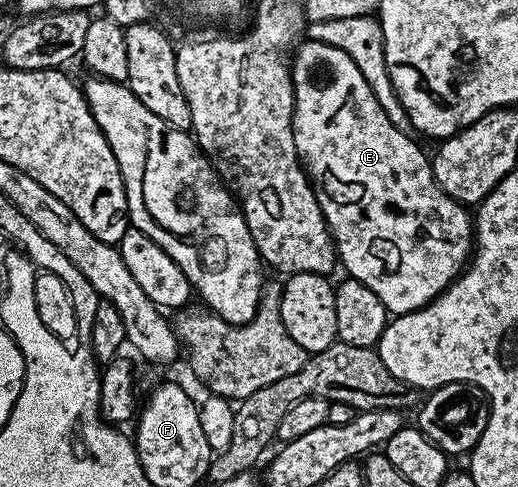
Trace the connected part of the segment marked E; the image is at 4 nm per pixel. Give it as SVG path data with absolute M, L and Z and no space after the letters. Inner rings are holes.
M304 40L297 45L294 57L290 63L292 68L292 83L296 93L296 107L292 117L292 131L294 132L294 144L296 152L300 156L301 163L306 164L306 173L316 191L316 199L320 205L320 211L324 214L324 221L328 223L328 230L332 233L332 241L336 244L336 253L341 267L345 266L347 277L357 278L370 292L382 300L389 315L399 316L408 314L412 310L421 310L429 302L433 302L440 294L444 293L462 273L462 268L467 267L474 253L474 218L469 207L463 202L455 202L434 180L432 175L432 164L429 155L423 154L415 146L413 139L398 132L394 124L387 119L386 112L374 96L370 84L363 79L362 72L358 70L357 64L342 48L334 48L330 44L322 44L311 40Z

